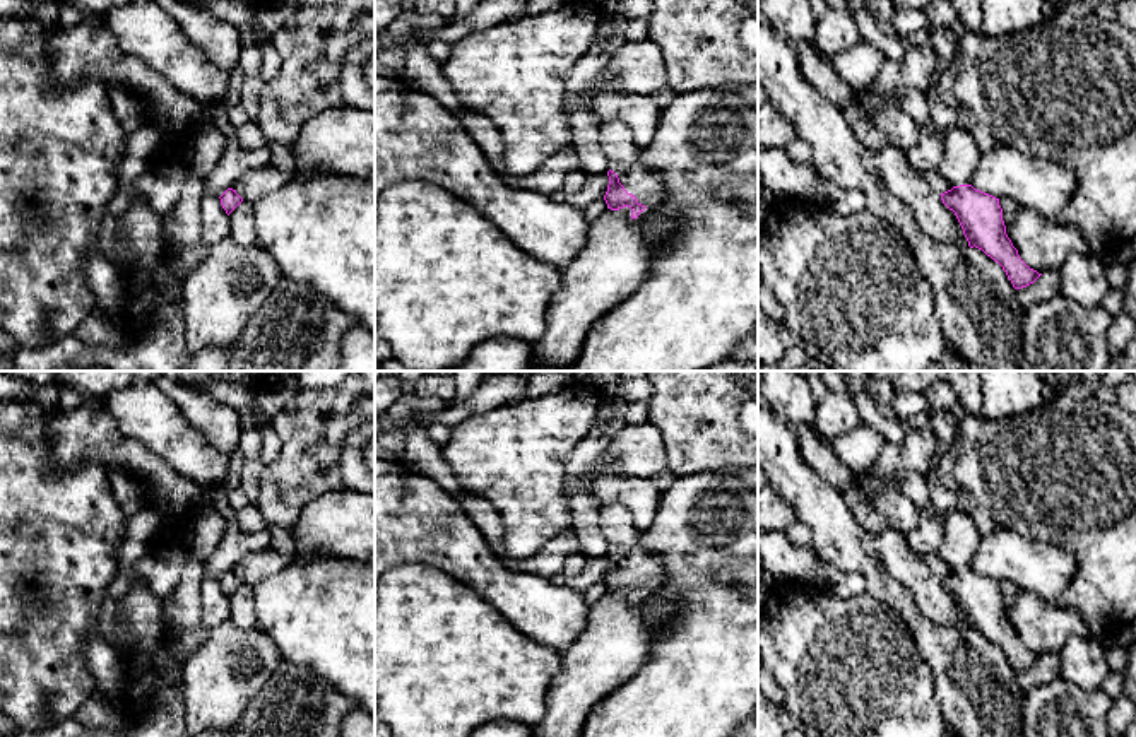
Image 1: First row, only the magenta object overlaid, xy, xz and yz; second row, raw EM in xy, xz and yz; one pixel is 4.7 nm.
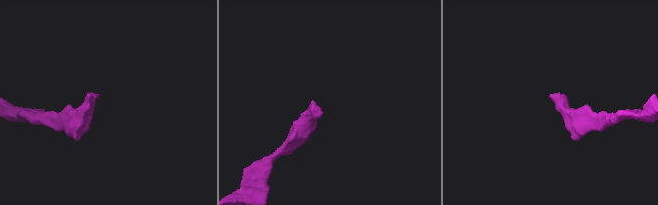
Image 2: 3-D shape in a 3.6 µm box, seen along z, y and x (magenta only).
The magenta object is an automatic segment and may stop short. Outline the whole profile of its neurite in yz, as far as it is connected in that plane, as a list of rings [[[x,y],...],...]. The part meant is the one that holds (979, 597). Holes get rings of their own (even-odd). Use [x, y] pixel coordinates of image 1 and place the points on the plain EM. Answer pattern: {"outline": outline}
{"outline": [[[938,552],[922,557],[943,587],[955,595],[970,631],[982,633],[1006,655],[1015,672],[1033,667],[1042,657],[1030,652],[1006,617],[999,581],[972,568],[950,568]]]}

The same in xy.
{"outline": [[[272,547],[250,552],[219,580],[221,588],[229,598],[243,583],[253,587],[277,575],[286,566],[287,561]]]}

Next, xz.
{"outline": [[[638,530],[636,542],[631,549],[609,545],[609,568],[604,578],[607,592],[619,593],[630,590],[631,602],[636,602],[647,590],[654,590],[664,581],[664,569],[657,554],[640,542]]]}

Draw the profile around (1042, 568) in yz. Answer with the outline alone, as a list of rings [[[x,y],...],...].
[[[999,527],[992,535],[980,537],[968,568],[1056,604],[1078,564],[1076,557],[1059,545],[1025,539],[1011,528]]]

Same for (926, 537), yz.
[[[919,508],[919,525],[907,535],[910,549],[926,557],[938,552],[946,532],[948,513],[938,508]]]

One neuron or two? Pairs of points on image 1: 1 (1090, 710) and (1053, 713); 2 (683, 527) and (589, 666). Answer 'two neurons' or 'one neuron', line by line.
1: one neuron
2: two neurons

